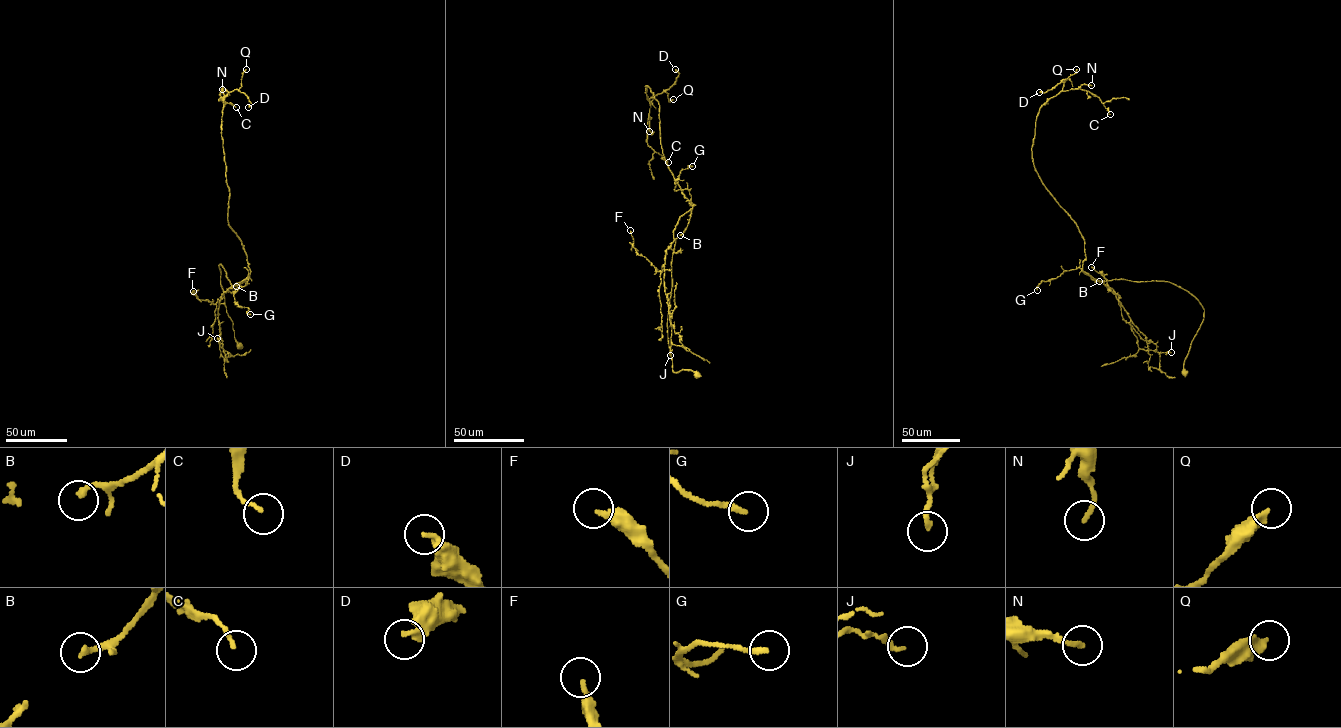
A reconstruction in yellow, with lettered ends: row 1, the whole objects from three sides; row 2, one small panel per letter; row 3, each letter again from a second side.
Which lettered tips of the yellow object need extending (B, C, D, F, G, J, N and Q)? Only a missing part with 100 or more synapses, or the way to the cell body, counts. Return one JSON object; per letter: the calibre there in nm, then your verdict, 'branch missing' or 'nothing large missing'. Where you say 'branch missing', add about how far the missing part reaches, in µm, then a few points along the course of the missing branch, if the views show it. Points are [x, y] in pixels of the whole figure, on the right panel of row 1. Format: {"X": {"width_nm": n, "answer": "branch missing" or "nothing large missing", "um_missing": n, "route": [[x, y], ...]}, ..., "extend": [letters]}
{"B": {"width_nm": 220, "answer": "nothing large missing"}, "C": {"width_nm": 140, "answer": "nothing large missing"}, "D": {"width_nm": 320, "answer": "nothing large missing"}, "F": {"width_nm": 280, "answer": "nothing large missing"}, "G": {"width_nm": 190, "answer": "nothing large missing"}, "J": {"width_nm": 180, "answer": "nothing large missing"}, "N": {"width_nm": 170, "answer": "nothing large missing"}, "Q": {"width_nm": 320, "answer": "nothing large missing"}, "extend": []}

